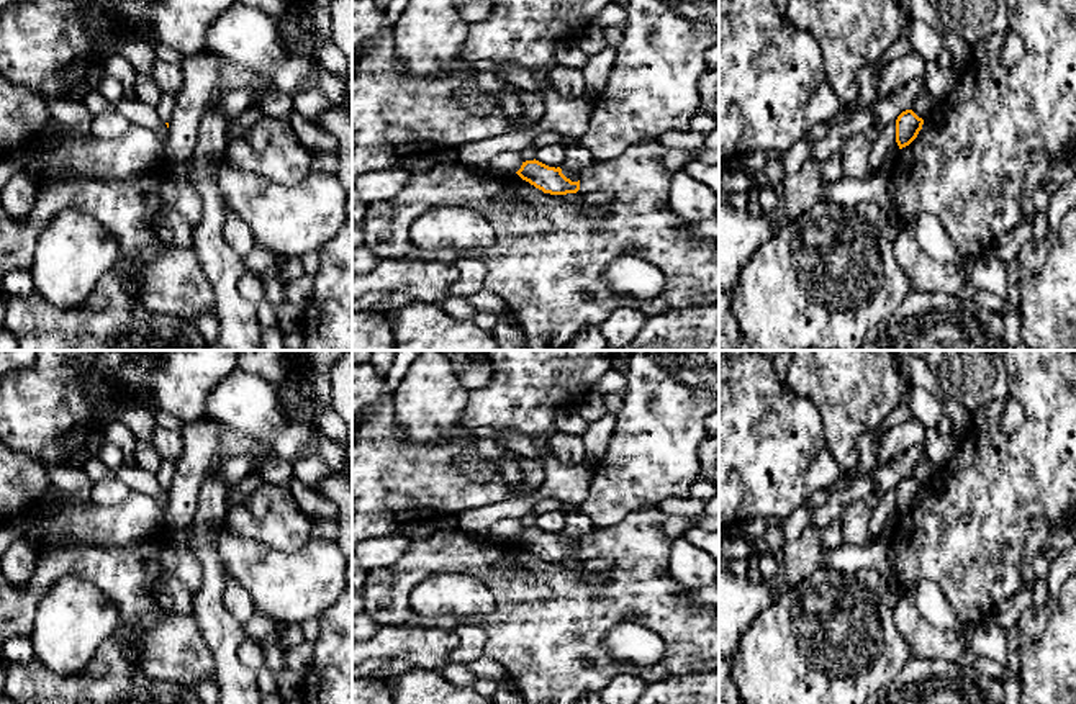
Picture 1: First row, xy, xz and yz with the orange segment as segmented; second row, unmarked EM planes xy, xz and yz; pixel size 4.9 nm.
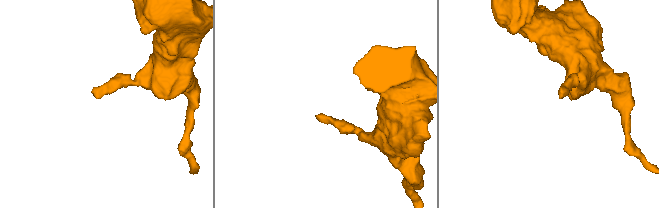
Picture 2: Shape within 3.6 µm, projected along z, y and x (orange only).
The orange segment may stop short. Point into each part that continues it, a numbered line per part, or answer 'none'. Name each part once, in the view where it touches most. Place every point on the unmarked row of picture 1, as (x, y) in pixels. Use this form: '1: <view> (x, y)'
none

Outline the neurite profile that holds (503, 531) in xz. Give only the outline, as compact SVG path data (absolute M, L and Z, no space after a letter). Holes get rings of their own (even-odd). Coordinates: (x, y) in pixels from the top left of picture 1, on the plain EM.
M501 519L491 526L490 539L500 544L513 542L521 535L522 529L519 519Z

